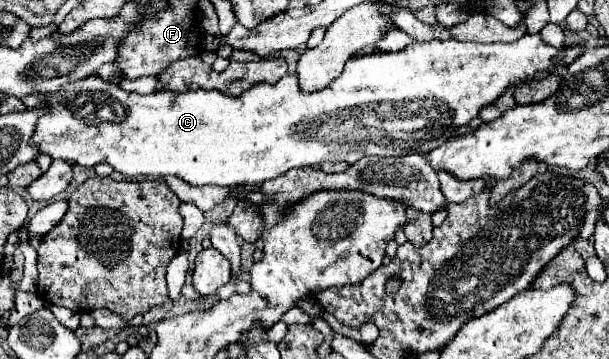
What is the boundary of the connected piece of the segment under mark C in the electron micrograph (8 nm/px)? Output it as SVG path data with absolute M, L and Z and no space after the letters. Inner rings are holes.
M524 35L522 39L518 39L514 43L476 43L476 41L458 41L458 39L446 39L446 41L432 39L428 43L410 43L410 47L404 47L398 53L382 53L380 51L380 53L352 57L344 65L342 75L338 79L334 79L328 87L324 87L322 91L316 91L316 93L304 93L298 87L298 75L296 73L288 73L288 75L284 75L274 85L258 83L258 85L250 87L248 91L244 91L238 97L234 97L234 95L220 95L220 91L206 91L203 89L186 91L184 93L156 91L156 93L150 93L150 95L140 95L140 93L118 89L110 81L104 81L104 79L98 79L98 77L92 75L88 79L82 79L82 81L76 81L76 83L68 83L68 85L62 87L62 91L56 91L56 93L48 95L46 105L50 107L50 111L42 119L38 119L32 143L36 143L40 147L40 153L50 155L52 159L64 159L64 161L70 161L70 163L78 163L82 167L94 167L96 163L108 163L108 165L114 167L114 171L122 173L128 179L174 175L174 177L180 177L182 181L186 181L190 185L258 185L258 183L264 183L268 179L276 179L276 177L284 175L288 169L320 165L324 161L348 161L348 163L356 163L364 155L378 155L378 157L394 155L394 157L400 157L400 155L406 155L406 153L412 153L412 151L416 151L420 155L426 155L428 151L438 147L444 139L454 137L456 129L460 125L466 125L468 121L478 117L478 111L484 105L494 103L508 85L524 83L524 81L532 79L534 73L550 73L558 65L570 65L578 55L580 55L578 47L568 47L562 53L562 51L550 47L550 45L544 45L538 35Z

